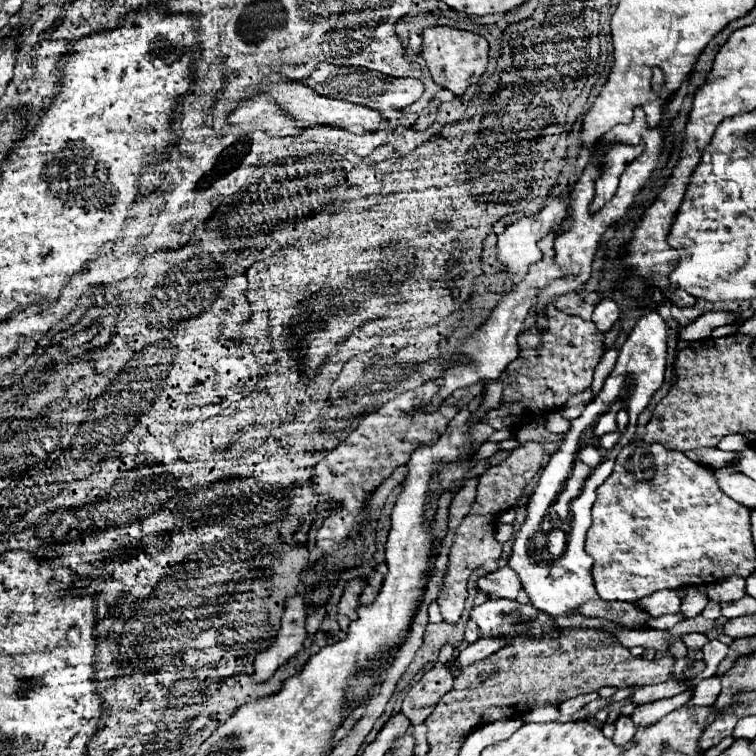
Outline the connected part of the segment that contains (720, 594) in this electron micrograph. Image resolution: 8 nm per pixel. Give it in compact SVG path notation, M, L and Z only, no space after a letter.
M733 576L733 578L719 580L715 584L709 584L707 594L709 594L709 600L715 600L715 602L739 600L745 596L745 578Z

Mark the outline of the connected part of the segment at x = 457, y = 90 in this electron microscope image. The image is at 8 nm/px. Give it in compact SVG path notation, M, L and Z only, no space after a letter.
M433 26L427 28L423 34L423 48L421 48L421 58L425 60L425 66L431 74L431 78L451 90L455 96L461 96L473 82L479 80L479 76L487 68L487 52L489 44L483 36L467 32L467 30L457 30L449 26Z

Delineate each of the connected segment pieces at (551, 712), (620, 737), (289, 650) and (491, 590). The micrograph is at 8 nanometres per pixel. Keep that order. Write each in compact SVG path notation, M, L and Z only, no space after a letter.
M545 704L545 706L539 706L539 708L529 710L521 718L523 718L523 722L555 722L555 720L561 718L561 712L559 712L557 706Z
M621 714L617 720L615 720L615 734L613 734L613 742L615 744L621 744L621 746L627 746L631 742L635 734L635 724L629 716Z
M303 580L297 586L295 596L291 596L287 600L287 608L283 612L281 618L281 628L277 632L275 644L271 648L265 650L265 654L257 654L255 658L255 678L257 680L267 680L271 678L271 674L285 662L289 660L293 654L297 654L307 638L307 628L305 628L305 584Z
M503 566L503 568L495 570L495 572L483 574L477 580L477 586L485 594L489 594L489 598L509 598L509 600L515 600L519 590L521 590L521 580L517 578L517 574L509 566Z

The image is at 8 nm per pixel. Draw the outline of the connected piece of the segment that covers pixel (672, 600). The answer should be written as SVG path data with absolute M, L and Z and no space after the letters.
M657 590L657 594L651 594L649 598L639 600L635 604L657 618L657 616L663 616L663 614L679 612L681 598L677 596L677 590Z

